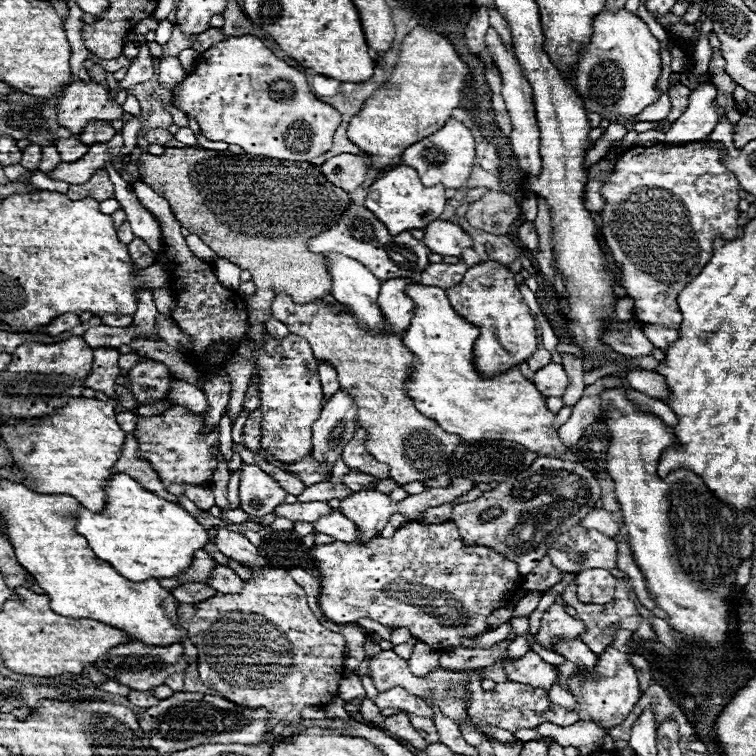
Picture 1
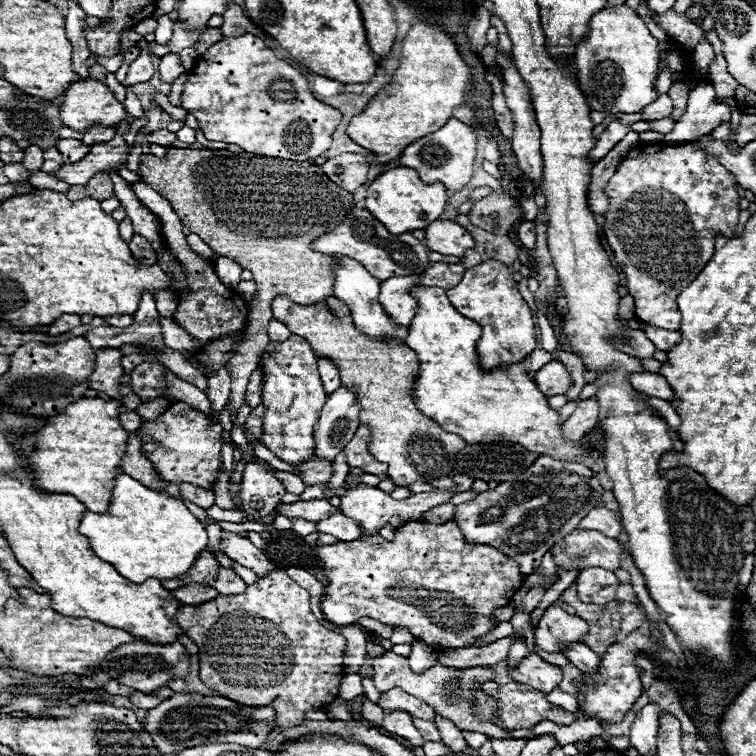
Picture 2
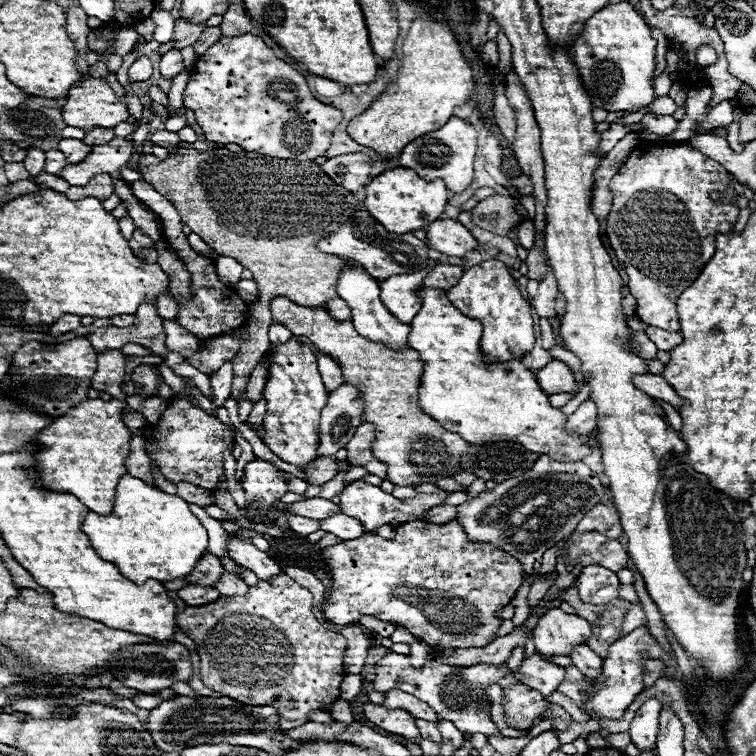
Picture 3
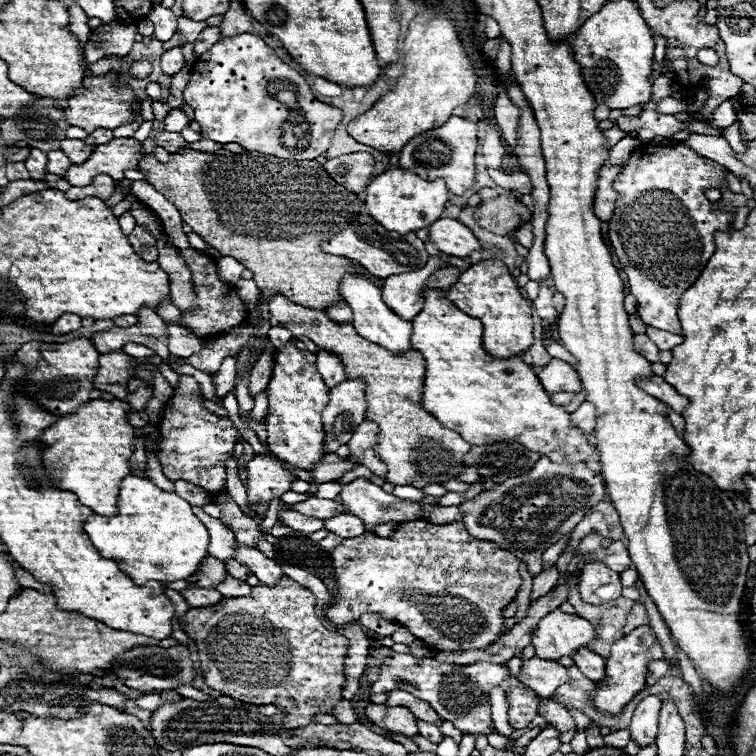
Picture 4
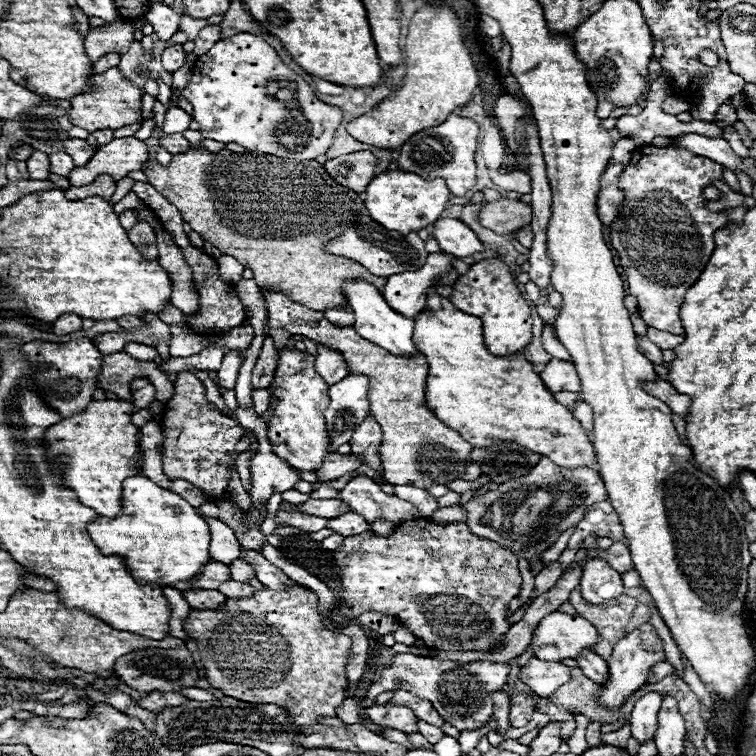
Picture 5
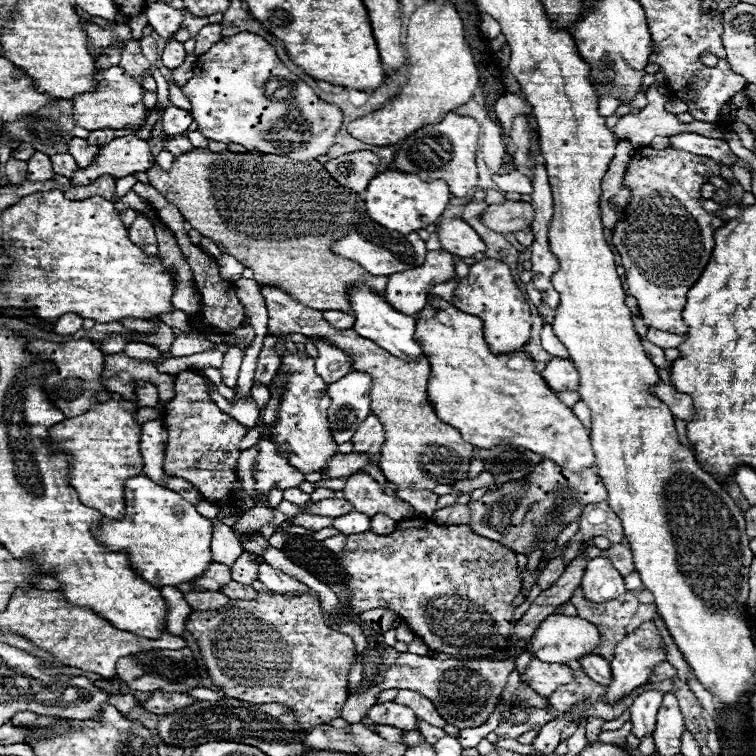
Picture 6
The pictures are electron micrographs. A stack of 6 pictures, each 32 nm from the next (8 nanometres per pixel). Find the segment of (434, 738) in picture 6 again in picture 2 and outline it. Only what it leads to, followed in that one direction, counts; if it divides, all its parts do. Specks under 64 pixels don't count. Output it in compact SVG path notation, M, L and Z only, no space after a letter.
M414 718L414 724L416 724L416 728L420 730L420 734L422 734L424 740L440 742L440 732L438 732L438 728L436 728L434 722L430 722L430 720L422 720L422 718Z

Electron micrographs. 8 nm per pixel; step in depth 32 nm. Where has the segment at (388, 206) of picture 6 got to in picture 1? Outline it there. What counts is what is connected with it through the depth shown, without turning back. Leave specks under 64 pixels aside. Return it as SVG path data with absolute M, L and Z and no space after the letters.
M396 166L392 170L384 172L368 188L368 196L366 196L366 208L380 222L386 224L390 234L400 234L406 230L428 226L430 222L438 220L438 216L444 212L444 204L446 204L444 186L434 184L432 188L424 188L424 184L420 184L420 178L416 176L416 172L408 166Z

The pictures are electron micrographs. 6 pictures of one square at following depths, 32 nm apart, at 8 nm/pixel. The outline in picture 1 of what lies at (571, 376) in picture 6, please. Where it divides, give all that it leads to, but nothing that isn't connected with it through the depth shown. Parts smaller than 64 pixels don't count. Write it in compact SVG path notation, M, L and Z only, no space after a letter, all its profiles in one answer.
M550 362L546 364L544 368L540 368L540 372L534 374L534 380L536 388L546 396L562 396L566 386L568 386L568 376L566 376L566 370L562 364L556 364L556 362Z

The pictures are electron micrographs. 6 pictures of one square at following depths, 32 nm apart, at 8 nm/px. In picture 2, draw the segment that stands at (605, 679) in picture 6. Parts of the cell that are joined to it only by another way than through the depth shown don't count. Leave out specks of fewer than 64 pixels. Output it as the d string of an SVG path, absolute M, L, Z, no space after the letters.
M572 644L566 652L566 658L578 666L584 674L596 674L598 672L598 664L600 664L600 656L596 656L596 652L592 652L586 644Z

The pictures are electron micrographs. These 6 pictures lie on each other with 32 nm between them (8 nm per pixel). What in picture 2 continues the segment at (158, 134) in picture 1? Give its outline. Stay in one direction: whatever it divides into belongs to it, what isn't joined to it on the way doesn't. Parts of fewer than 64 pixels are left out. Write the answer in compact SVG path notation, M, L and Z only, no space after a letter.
M154 130L154 132L146 134L146 140L150 144L158 144L158 146L172 146L178 138L176 138L176 134L172 134L168 130Z

